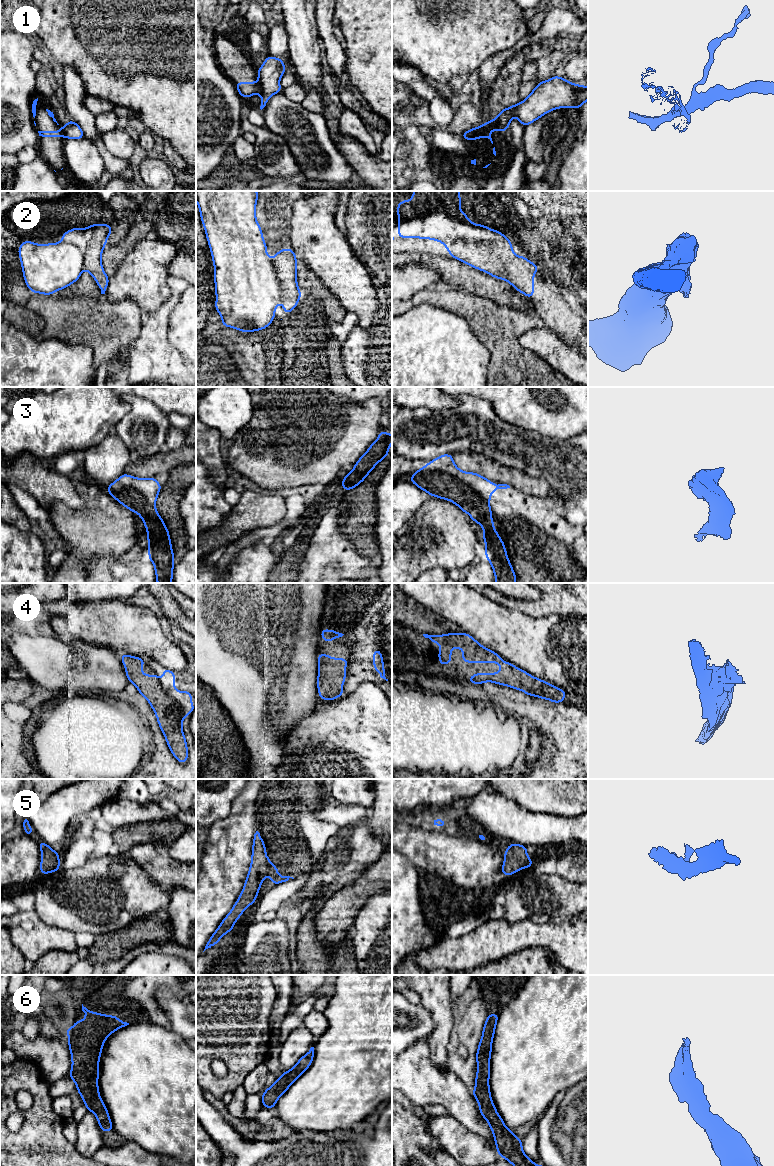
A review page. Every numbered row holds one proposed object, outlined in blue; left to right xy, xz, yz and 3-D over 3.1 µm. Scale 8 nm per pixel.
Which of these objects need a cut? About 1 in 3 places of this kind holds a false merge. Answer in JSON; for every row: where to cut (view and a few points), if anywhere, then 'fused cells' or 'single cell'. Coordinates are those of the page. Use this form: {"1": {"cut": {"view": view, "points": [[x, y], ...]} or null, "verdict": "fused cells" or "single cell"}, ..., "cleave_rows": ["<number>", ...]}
{"1": {"cut": {"view": "xz", "points": [[258, 82], [260, 92]]}, "verdict": "fused cells"}, "2": {"cut": {"view": "yz", "points": [[512, 253], [488, 254], [481, 269]]}, "verdict": "fused cells"}, "3": {"cut": null, "verdict": "single cell"}, "4": {"cut": null, "verdict": "single cell"}, "5": {"cut": null, "verdict": "single cell"}, "6": {"cut": null, "verdict": "single cell"}, "cleave_rows": ["1", "2"]}

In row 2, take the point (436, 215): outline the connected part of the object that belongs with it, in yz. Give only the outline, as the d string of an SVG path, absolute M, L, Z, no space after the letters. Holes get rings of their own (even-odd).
M413 191L411 200L403 200L397 204L398 238L431 239L441 242L451 258L455 258L474 269L484 268L485 257L490 254L513 254L512 242L500 231L488 228L483 224L473 224L460 209L460 191Z

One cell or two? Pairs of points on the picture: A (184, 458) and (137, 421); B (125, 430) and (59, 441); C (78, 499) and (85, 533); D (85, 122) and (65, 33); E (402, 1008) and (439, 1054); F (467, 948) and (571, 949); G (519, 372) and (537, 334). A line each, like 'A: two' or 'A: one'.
A: two
B: two
C: two
D: two
E: two
F: one
G: two

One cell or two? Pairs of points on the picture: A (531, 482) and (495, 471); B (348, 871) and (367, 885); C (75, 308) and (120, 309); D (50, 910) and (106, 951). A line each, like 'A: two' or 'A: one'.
A: one
B: two
C: one
D: two

